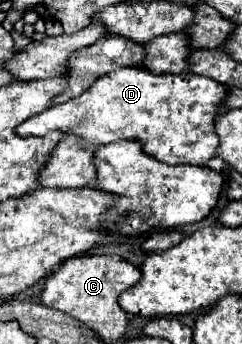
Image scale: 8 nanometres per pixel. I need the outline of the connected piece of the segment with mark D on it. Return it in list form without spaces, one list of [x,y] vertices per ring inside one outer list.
[[[140,66],[132,68],[116,68],[104,76],[100,76],[92,88],[84,90],[80,96],[50,106],[48,110],[28,118],[16,128],[18,136],[46,136],[52,130],[60,130],[68,136],[76,136],[82,140],[80,148],[110,144],[116,140],[140,140],[142,150],[164,162],[164,164],[194,164],[194,166],[206,166],[208,160],[216,154],[218,148],[218,136],[214,132],[214,118],[218,116],[218,106],[226,98],[226,88],[222,84],[216,84],[214,80],[192,76],[188,72],[184,74],[152,74]]]

